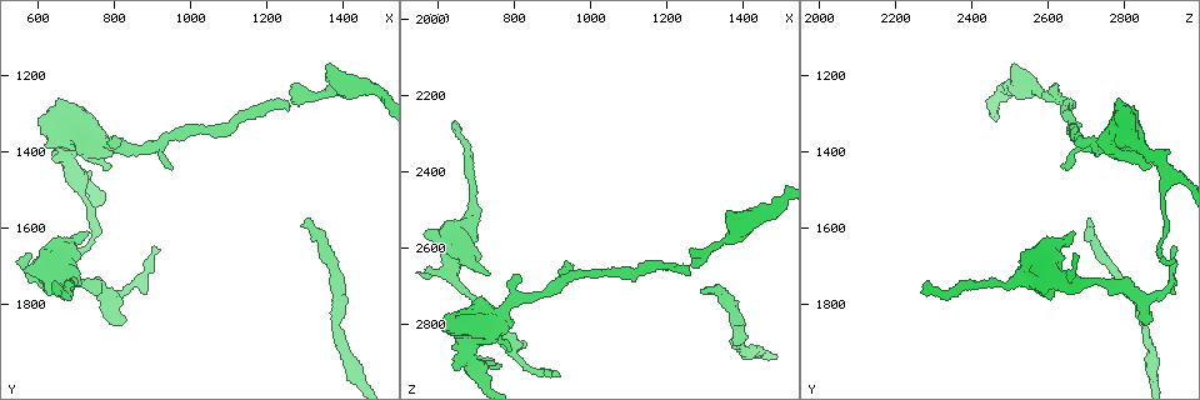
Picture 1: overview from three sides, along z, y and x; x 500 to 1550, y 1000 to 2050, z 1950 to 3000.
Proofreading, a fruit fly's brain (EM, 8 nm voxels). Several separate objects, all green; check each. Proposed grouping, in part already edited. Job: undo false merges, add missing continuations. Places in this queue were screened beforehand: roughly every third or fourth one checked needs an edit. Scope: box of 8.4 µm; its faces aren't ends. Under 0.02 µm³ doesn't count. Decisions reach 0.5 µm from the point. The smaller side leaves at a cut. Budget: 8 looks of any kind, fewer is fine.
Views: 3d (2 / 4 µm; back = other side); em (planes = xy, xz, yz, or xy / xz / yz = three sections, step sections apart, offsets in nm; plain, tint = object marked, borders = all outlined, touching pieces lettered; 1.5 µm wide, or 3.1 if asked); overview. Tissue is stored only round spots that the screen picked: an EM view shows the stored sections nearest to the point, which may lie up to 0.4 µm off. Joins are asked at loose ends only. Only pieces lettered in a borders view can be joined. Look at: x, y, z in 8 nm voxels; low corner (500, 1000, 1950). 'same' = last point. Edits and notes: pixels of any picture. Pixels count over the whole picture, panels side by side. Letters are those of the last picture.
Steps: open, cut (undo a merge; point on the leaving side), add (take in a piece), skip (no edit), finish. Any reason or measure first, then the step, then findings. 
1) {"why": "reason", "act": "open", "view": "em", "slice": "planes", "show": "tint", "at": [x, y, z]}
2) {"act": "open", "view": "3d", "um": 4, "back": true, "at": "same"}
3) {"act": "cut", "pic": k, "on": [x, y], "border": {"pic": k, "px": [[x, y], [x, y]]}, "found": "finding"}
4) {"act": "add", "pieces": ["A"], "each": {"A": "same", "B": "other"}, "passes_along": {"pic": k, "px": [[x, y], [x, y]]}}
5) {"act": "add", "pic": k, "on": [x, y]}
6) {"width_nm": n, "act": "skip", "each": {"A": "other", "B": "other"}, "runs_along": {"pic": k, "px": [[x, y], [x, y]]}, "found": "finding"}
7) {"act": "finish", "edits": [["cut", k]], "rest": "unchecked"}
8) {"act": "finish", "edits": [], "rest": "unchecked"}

{"why": "branch stops here", "act": "open", "view": "em", "slice": "planes", "show": "plain", "at": [815, 1365, 2675]}

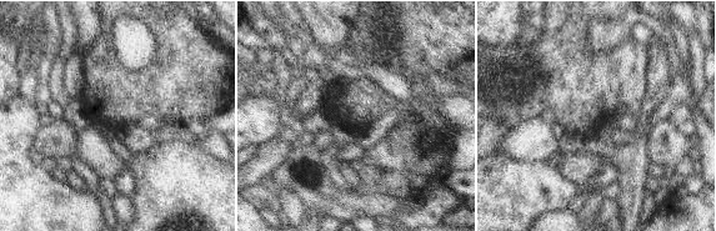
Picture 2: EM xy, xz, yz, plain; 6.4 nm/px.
{"why": "what lies round it", "act": "open", "view": "em", "slice": "planes", "show": "borders", "at": "same"}

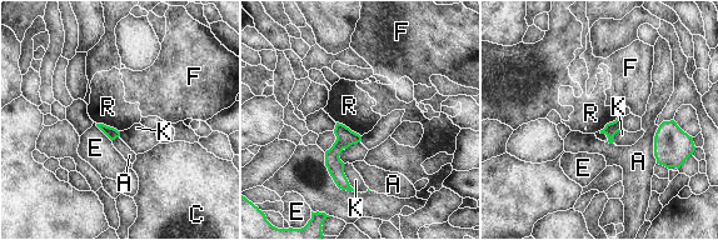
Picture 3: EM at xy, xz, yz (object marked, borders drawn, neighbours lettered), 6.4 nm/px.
{"act": "skip", "each": {"A": "other", "C": "other", "E": "other", "F": "other", "K": "other", "R": "other"}, "runs_along": {"pic": 3, "px": [[339, 126], [335, 169], [344, 186]]}, "found": "no lettered piece goes on from it"}

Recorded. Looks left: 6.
{"why": "thick turns thin", "act": "open", "view": "3d", "um": 4, "at": [685, 1740, 2495]}

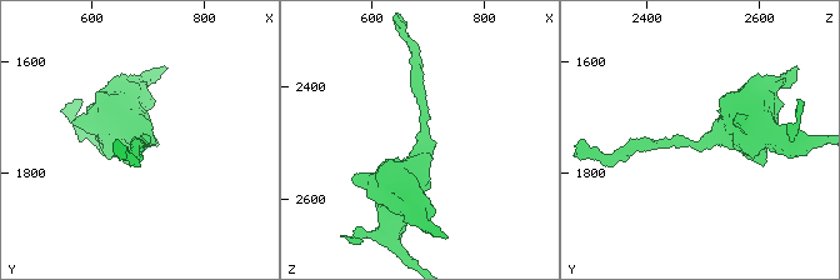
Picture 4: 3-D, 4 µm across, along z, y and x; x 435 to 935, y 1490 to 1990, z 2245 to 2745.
{"arm_widths_nm": [160, 700], "act": "open", "view": "em", "slice": "planes", "show": "tint", "at": [690, 1750, 2495]}

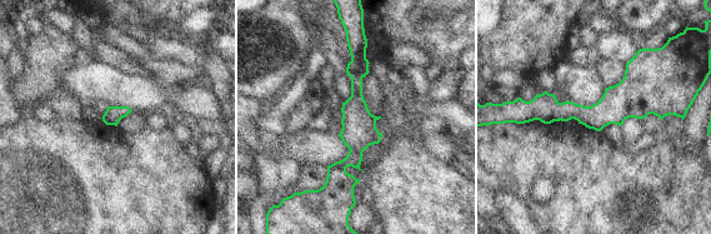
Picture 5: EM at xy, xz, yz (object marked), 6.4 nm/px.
{"act": "open", "view": "em", "slice": "planes", "show": "borders", "at": "same"}

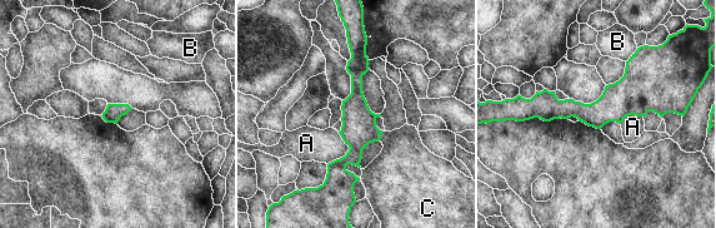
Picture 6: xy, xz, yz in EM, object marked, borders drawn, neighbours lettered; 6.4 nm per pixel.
{"act": "skip", "each": {"A": "other", "B": "other", "C": "other"}, "border": {"pic": 6, "px": [[339, 132], [349, 150], [328, 164]]}, "found": "all the same cell"}

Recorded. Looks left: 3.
{"why": "calibre changes", "act": "open", "view": "3d", "um": 4, "at": [695, 1740, 2740]}

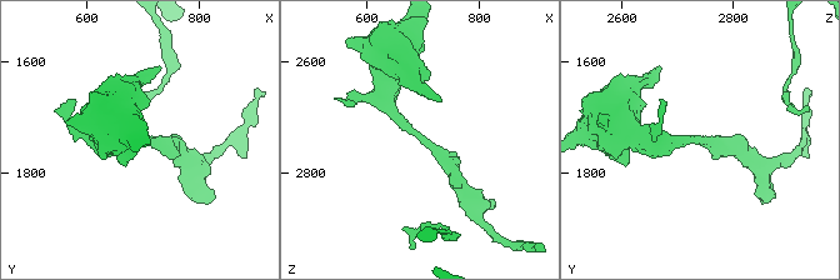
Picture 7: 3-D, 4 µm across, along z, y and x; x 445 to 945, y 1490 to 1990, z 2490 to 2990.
{"arm_widths_nm": [240, 360], "act": "open", "view": "em", "slice": "planes", "show": "tint", "at": [690, 1745, 2735]}

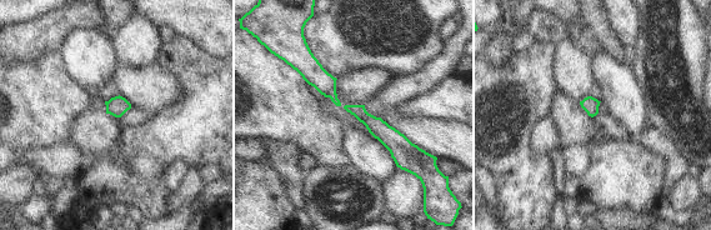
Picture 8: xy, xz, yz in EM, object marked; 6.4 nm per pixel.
{"why": "see the neighbours", "act": "open", "view": "em", "slice": "planes", "show": "borders", "at": "same"}

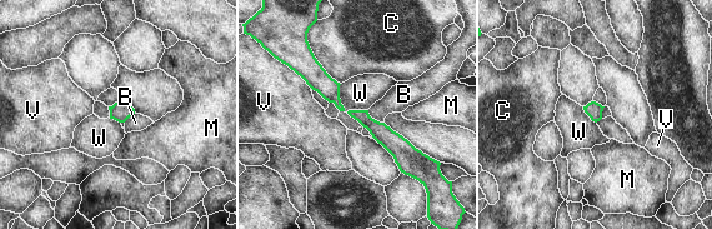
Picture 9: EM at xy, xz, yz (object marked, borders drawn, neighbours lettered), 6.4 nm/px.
{"act": "skip", "each": {"B": "other", "C": "other", "M": "other", "V": "other", "W": "other"}, "border": {"pic": 9, "px": [[339, 85], [346, 111], [367, 110]]}, "found": "one cell here"}

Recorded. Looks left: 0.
{"act": "finish", "edits": [], "rest": "unchecked"}

